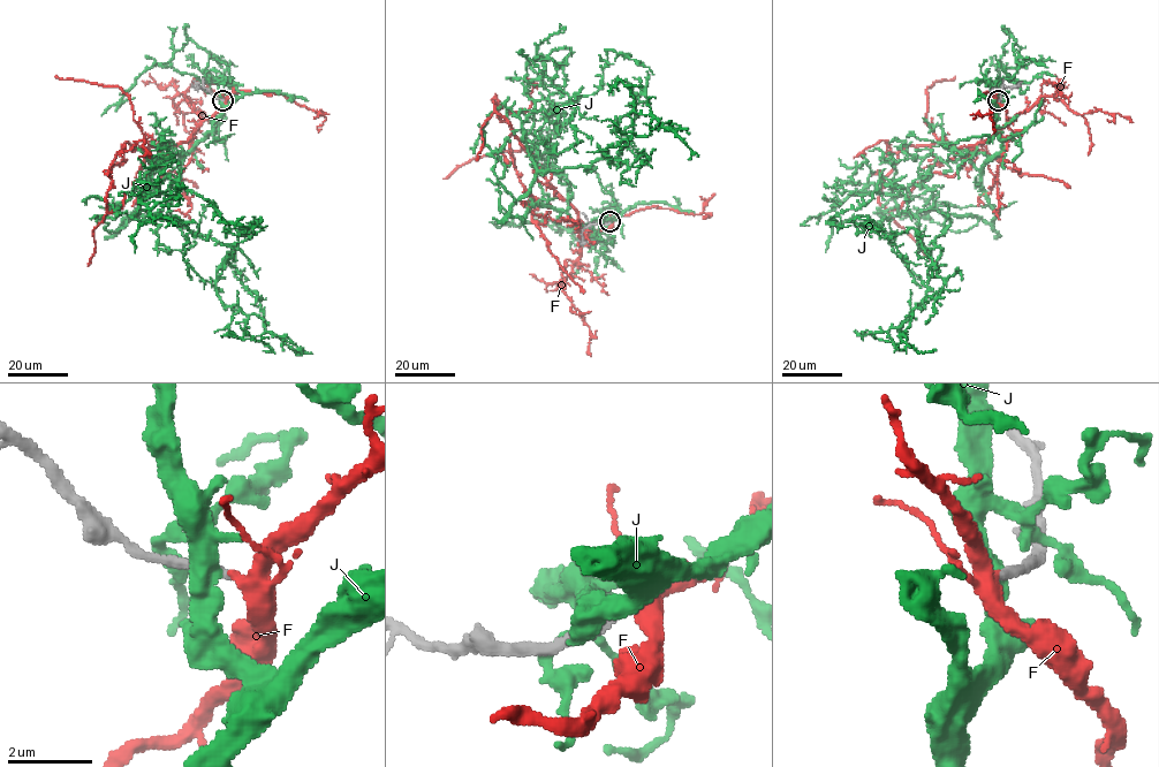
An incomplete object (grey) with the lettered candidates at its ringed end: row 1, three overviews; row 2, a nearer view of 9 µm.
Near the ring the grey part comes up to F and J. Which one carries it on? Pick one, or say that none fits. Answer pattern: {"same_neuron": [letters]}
{"same_neuron": ["F"]}

